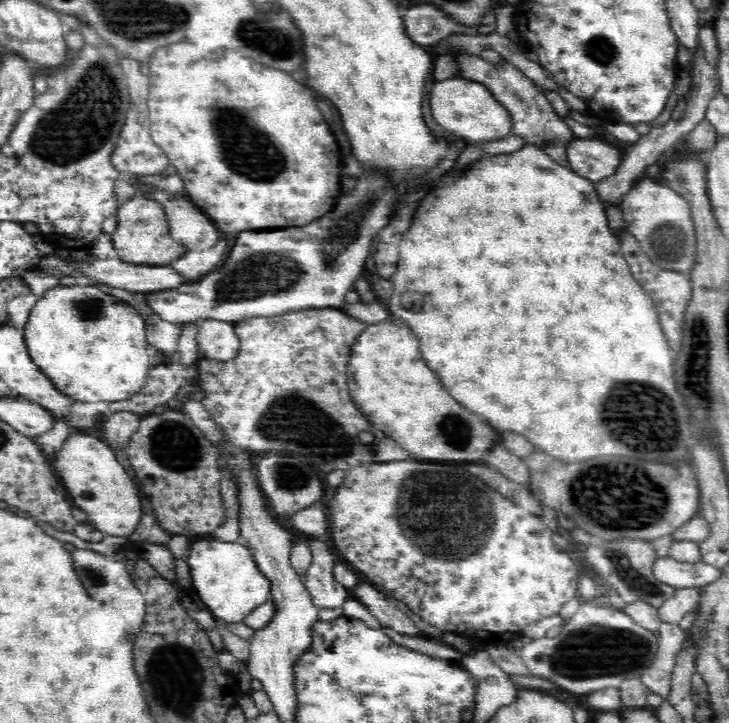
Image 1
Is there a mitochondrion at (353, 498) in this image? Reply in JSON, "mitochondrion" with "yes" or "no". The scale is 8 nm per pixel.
{"mitochondrion":"no"}

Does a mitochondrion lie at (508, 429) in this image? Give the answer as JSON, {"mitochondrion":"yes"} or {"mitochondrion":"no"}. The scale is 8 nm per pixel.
{"mitochondrion":"no"}

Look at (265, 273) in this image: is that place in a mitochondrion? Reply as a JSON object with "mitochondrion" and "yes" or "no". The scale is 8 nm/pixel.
{"mitochondrion":"yes"}

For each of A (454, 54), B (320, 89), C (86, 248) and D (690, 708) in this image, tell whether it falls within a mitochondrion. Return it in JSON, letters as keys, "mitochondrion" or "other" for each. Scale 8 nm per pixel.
{"A":"other","B":"other","C":"other","D":"other"}

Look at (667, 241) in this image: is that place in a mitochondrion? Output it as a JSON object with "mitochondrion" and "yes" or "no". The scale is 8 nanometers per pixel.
{"mitochondrion":"yes"}

